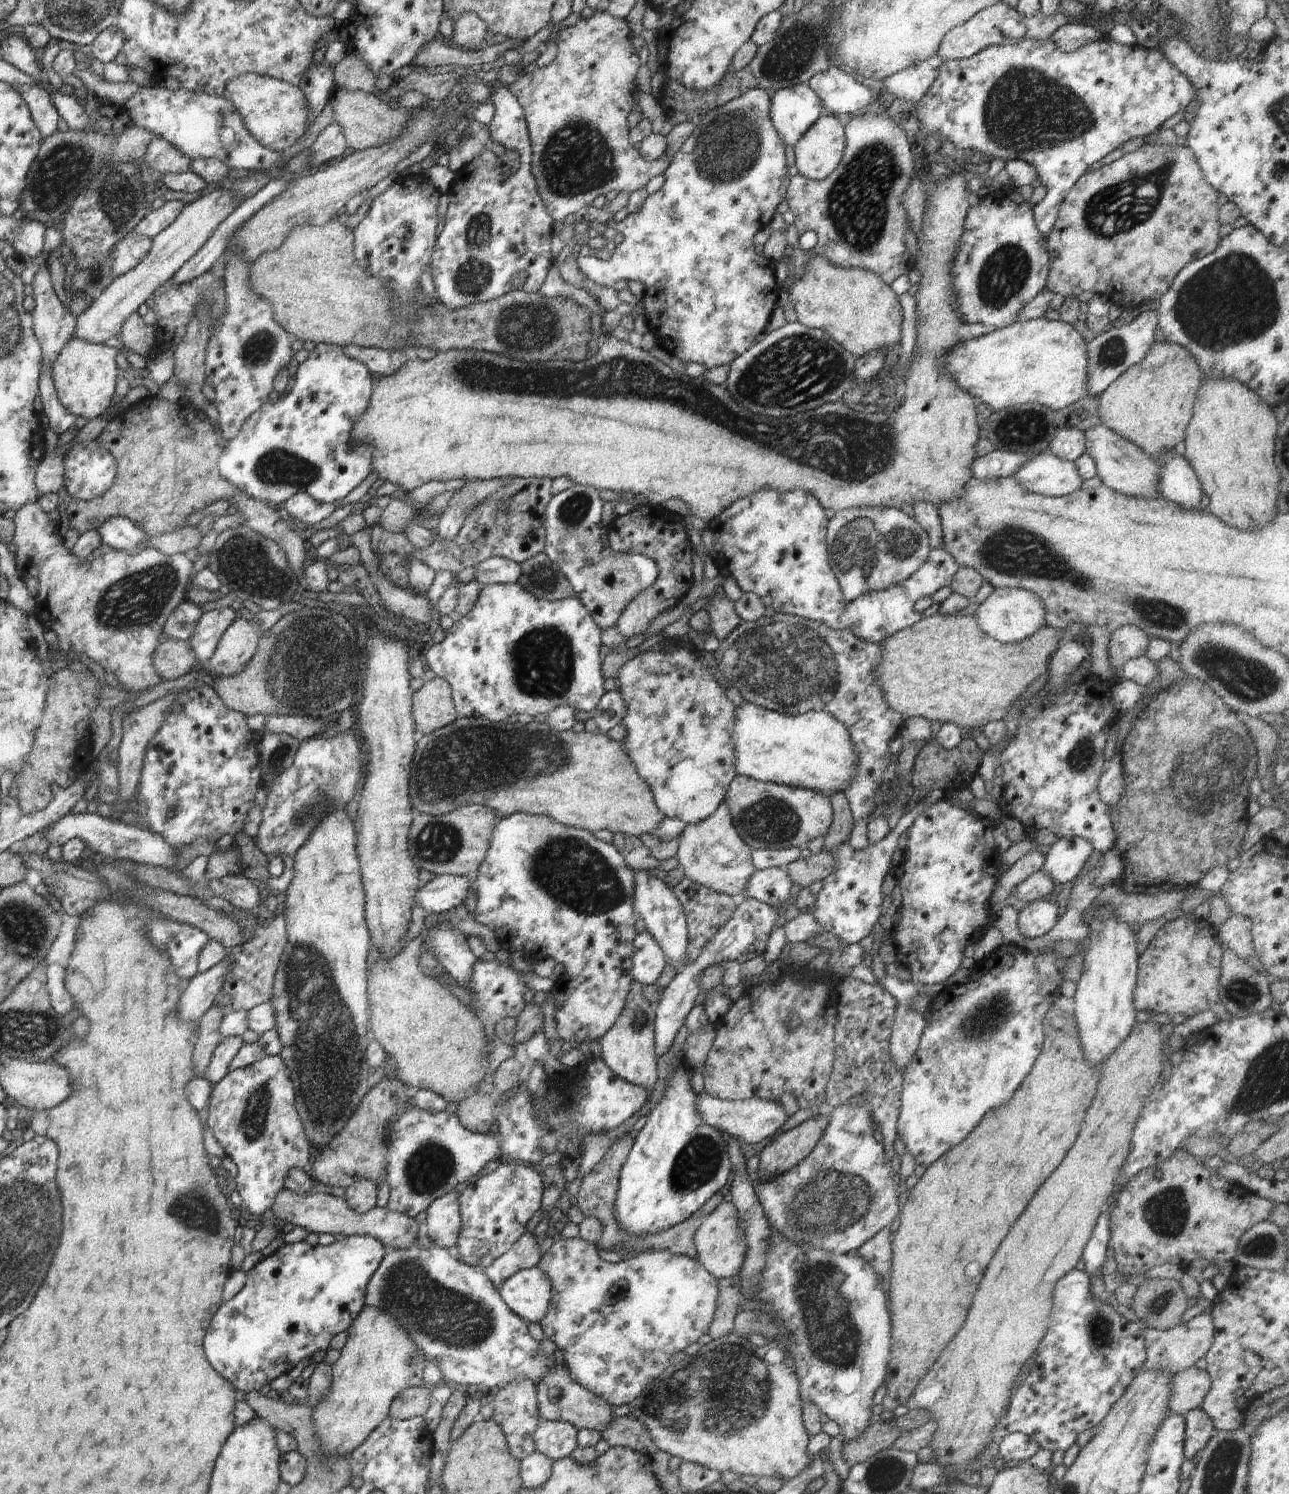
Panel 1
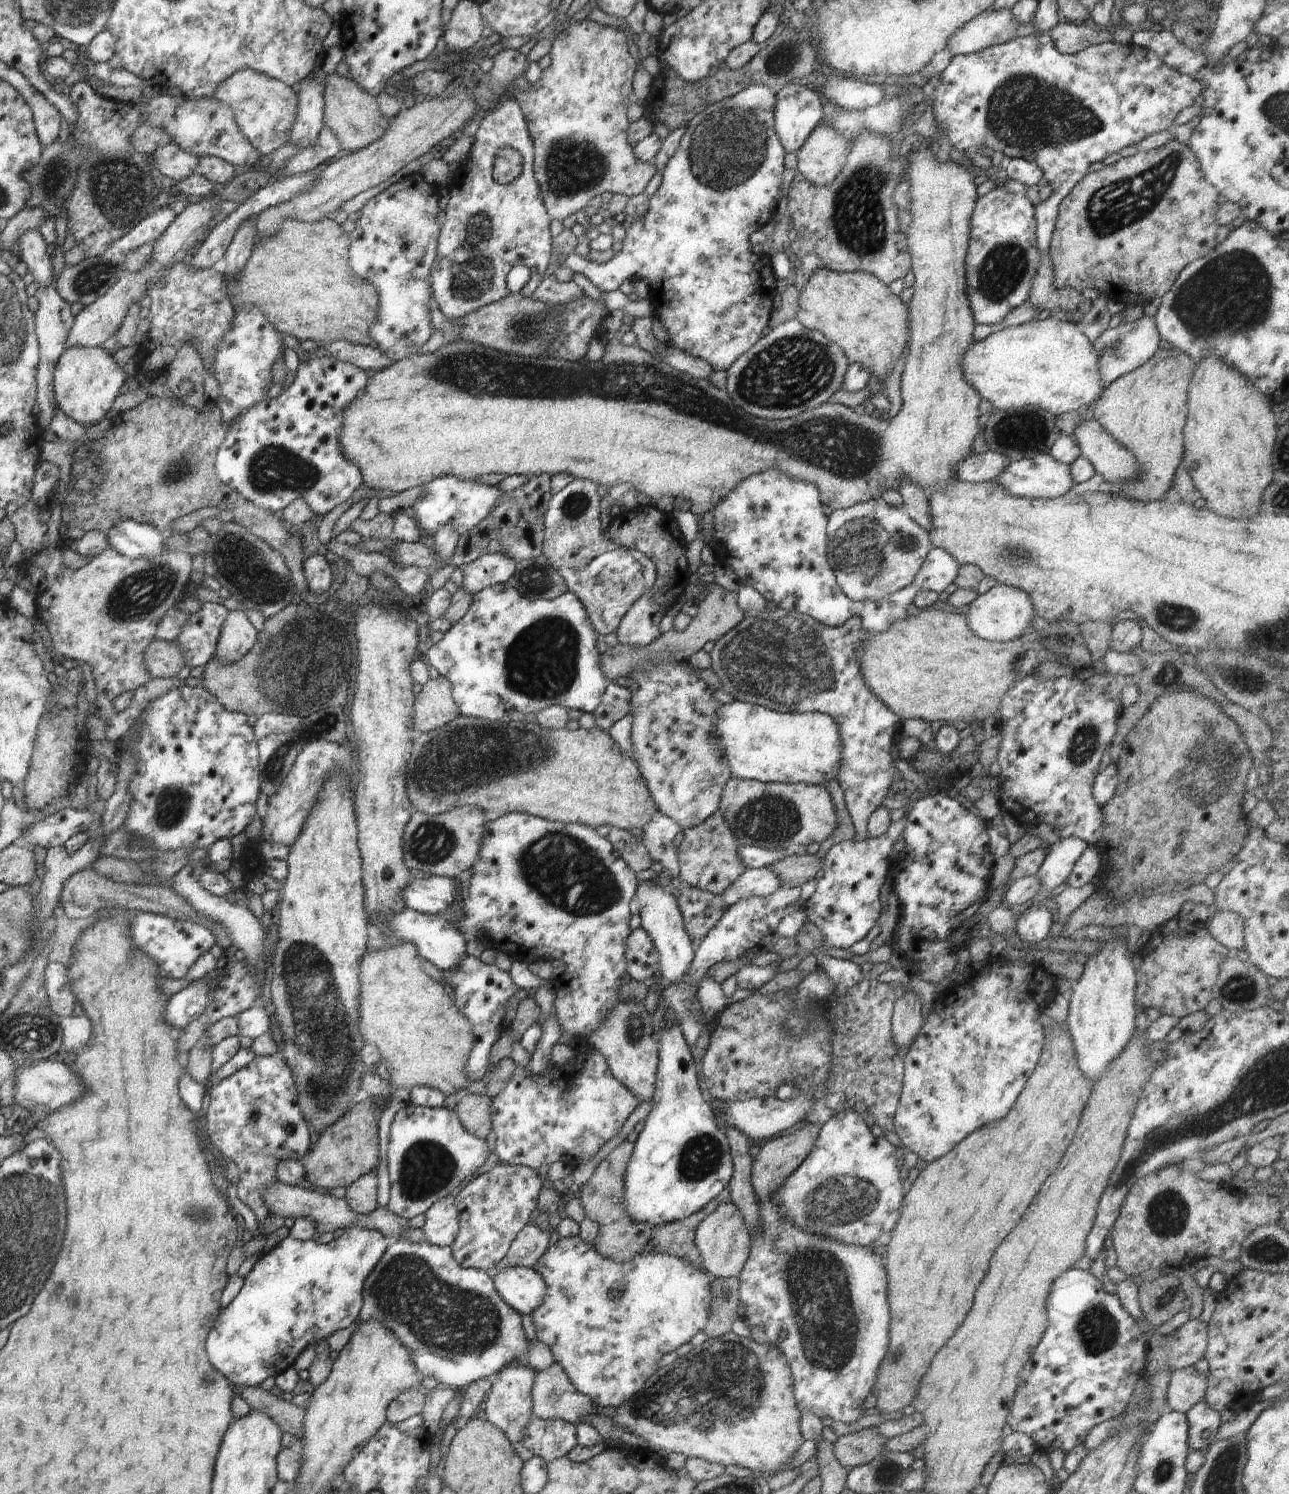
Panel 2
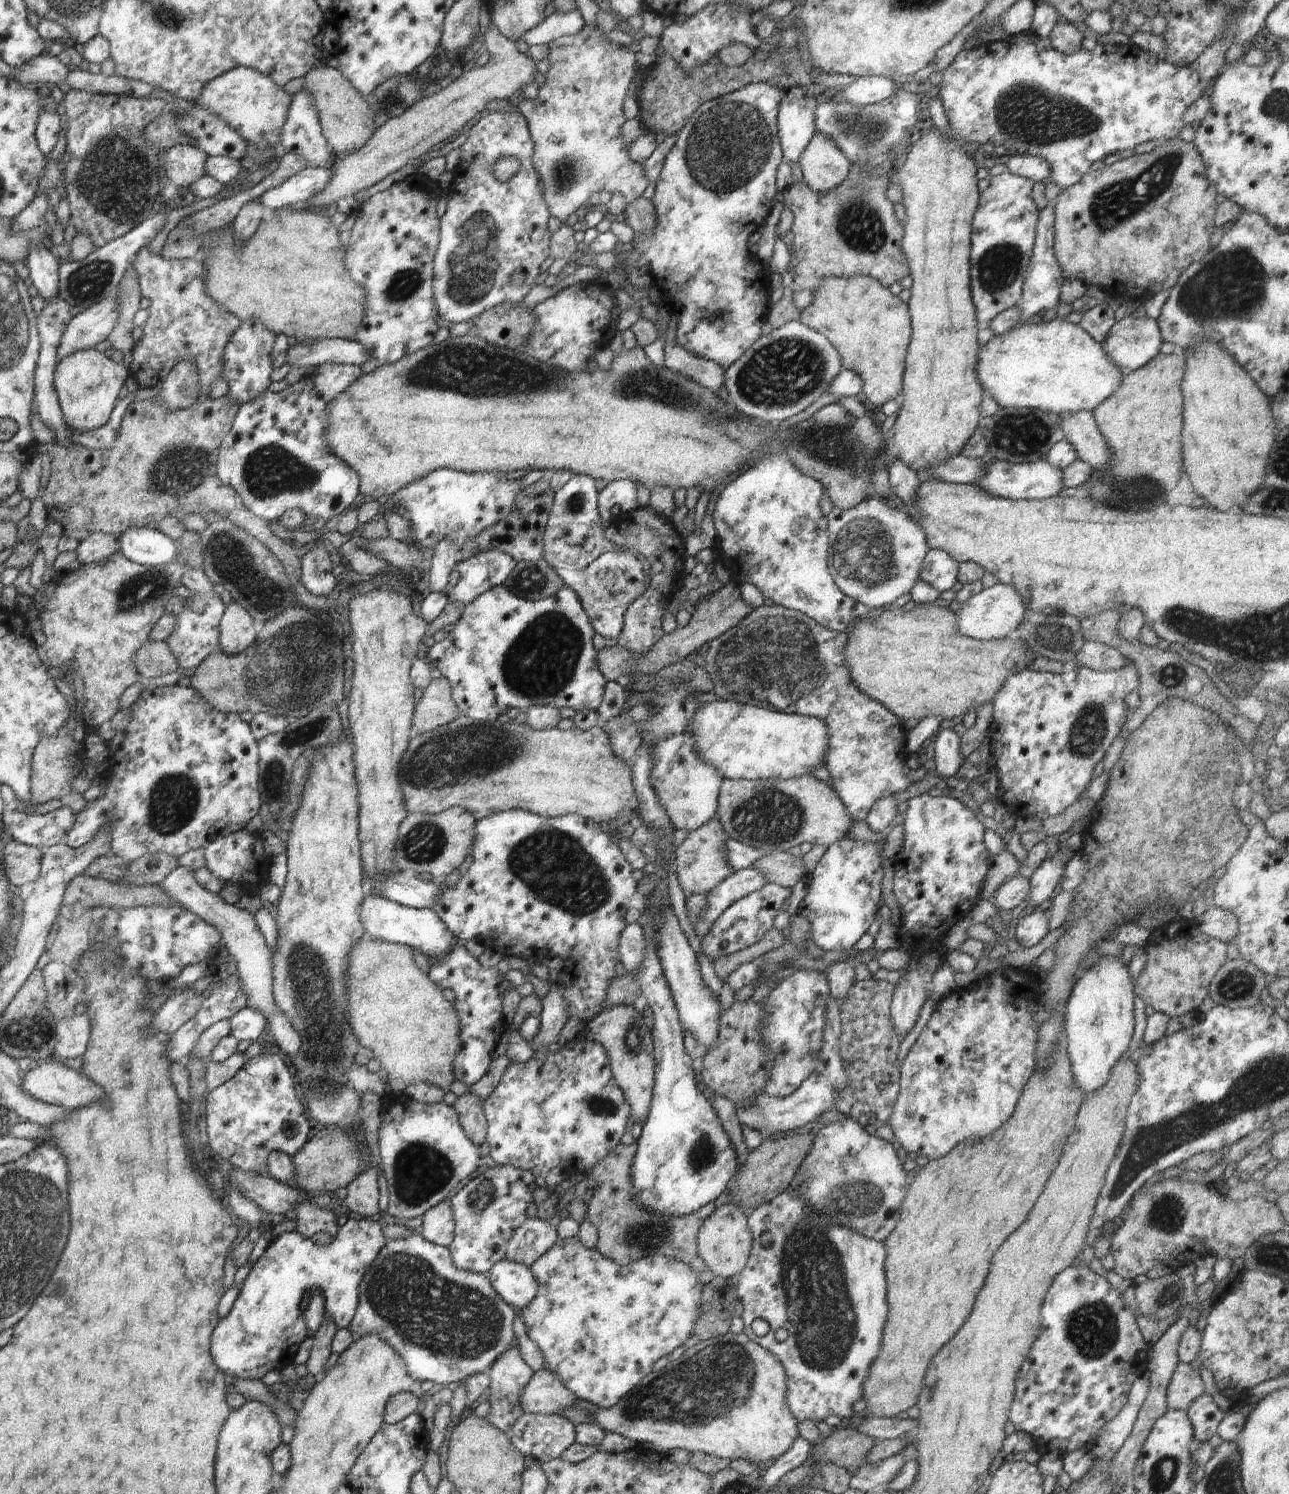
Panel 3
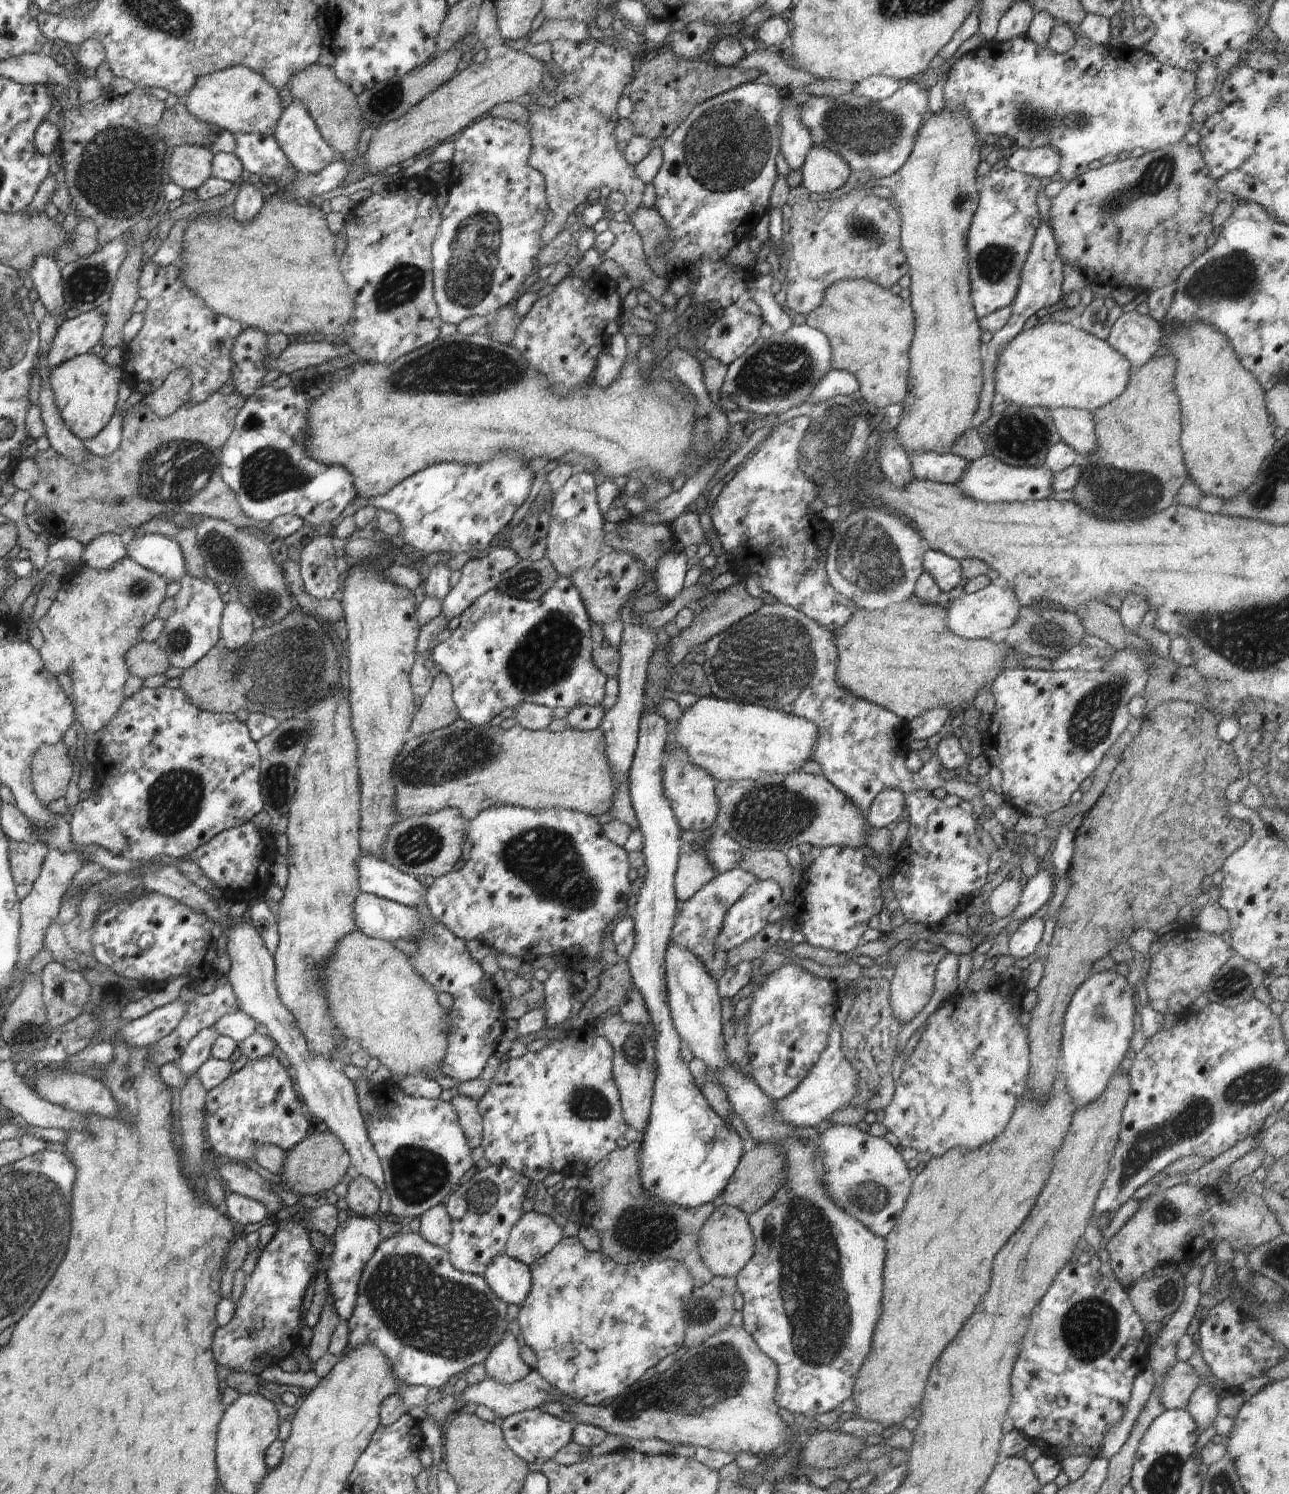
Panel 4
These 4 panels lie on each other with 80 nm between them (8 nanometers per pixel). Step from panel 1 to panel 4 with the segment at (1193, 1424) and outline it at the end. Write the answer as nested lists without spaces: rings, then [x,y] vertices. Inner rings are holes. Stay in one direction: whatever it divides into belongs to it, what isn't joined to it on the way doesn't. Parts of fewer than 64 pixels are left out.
[[[1201,1379],[1200,1386],[1189,1398],[1189,1403],[1185,1409],[1198,1425],[1200,1434],[1213,1426],[1213,1422],[1220,1415],[1218,1411],[1219,1397],[1217,1395],[1213,1386],[1204,1385]]]

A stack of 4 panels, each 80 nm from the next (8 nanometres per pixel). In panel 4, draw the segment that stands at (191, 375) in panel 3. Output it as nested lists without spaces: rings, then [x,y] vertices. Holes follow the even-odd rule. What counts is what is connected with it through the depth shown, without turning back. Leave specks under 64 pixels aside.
[[[188,369],[172,371],[160,388],[146,396],[142,402],[146,403],[159,417],[166,418],[188,402],[192,383],[191,372]]]

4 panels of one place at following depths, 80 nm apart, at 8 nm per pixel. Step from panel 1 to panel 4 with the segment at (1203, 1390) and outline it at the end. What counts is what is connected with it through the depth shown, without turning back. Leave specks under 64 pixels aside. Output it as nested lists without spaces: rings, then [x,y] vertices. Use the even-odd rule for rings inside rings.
[[[1176,1361],[1161,1384],[1161,1401],[1167,1409],[1184,1410],[1192,1393],[1200,1386],[1201,1378],[1190,1363]]]

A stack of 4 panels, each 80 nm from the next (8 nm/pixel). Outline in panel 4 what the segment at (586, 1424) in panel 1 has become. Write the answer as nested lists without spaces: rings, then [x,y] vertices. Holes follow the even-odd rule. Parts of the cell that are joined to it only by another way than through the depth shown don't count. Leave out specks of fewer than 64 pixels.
[[[532,1369],[525,1379],[512,1383],[511,1385],[500,1384],[488,1377],[477,1385],[468,1385],[460,1400],[460,1404],[470,1404],[470,1402],[478,1405],[484,1404],[484,1406],[492,1408],[496,1416],[507,1417],[520,1411],[542,1409],[548,1403],[557,1401],[556,1397],[559,1393],[559,1390],[553,1388],[545,1378],[542,1378],[542,1375],[536,1369]]]

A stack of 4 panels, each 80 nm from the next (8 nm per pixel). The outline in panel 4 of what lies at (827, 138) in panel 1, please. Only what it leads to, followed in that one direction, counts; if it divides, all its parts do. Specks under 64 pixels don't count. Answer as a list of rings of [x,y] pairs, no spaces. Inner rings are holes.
[[[812,145],[801,166],[803,185],[809,192],[830,194],[842,188],[850,178],[850,165],[838,154],[822,145]]]

